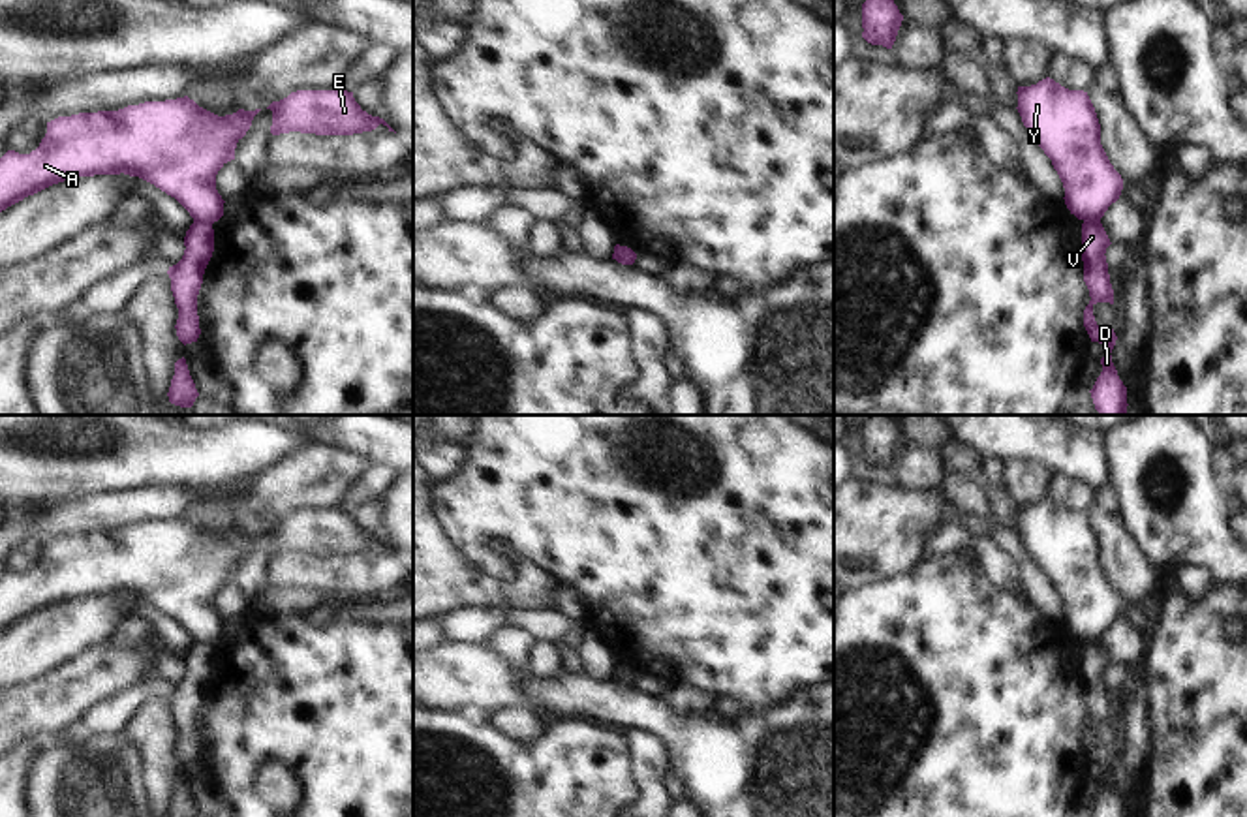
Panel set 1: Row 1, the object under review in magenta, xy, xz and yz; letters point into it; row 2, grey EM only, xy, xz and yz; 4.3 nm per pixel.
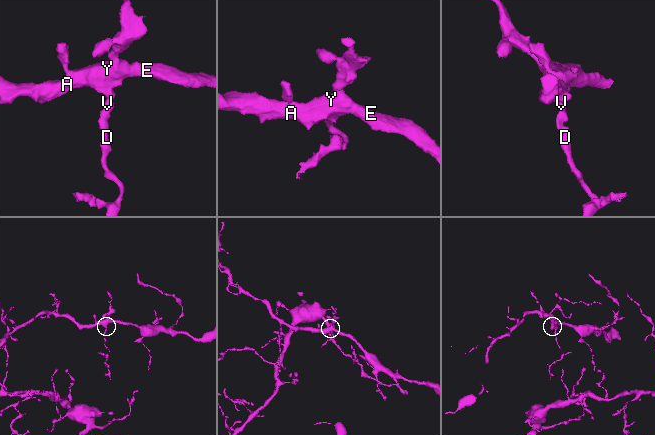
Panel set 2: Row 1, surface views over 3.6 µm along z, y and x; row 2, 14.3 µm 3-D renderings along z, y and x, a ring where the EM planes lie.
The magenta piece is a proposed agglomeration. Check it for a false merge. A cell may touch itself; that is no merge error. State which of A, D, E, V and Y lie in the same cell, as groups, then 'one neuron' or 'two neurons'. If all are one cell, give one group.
groups A E Y / D V; two neurons

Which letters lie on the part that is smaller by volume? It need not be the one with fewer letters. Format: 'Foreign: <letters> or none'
Foreign: D, V

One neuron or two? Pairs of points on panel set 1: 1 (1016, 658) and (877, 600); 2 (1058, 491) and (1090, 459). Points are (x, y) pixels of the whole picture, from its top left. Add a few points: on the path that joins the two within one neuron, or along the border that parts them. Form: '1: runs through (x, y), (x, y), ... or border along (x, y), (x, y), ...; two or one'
1: runs through (983, 658), (938, 658), (911, 633); one
2: border along (1054, 476), (1078, 479), (1095, 491); two

